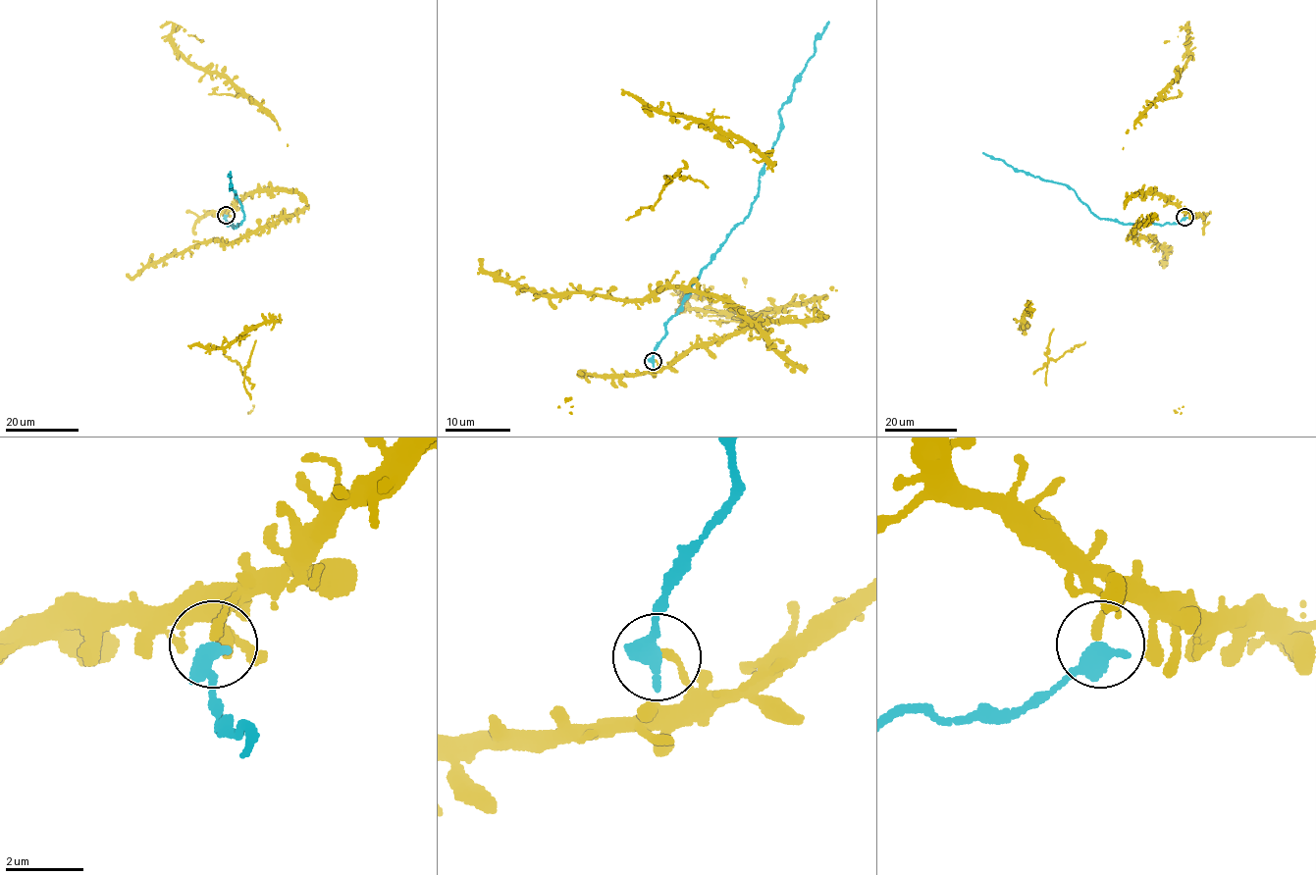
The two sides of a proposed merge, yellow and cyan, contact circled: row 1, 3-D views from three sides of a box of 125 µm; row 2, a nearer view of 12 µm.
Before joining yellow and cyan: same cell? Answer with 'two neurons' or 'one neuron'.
two neurons

